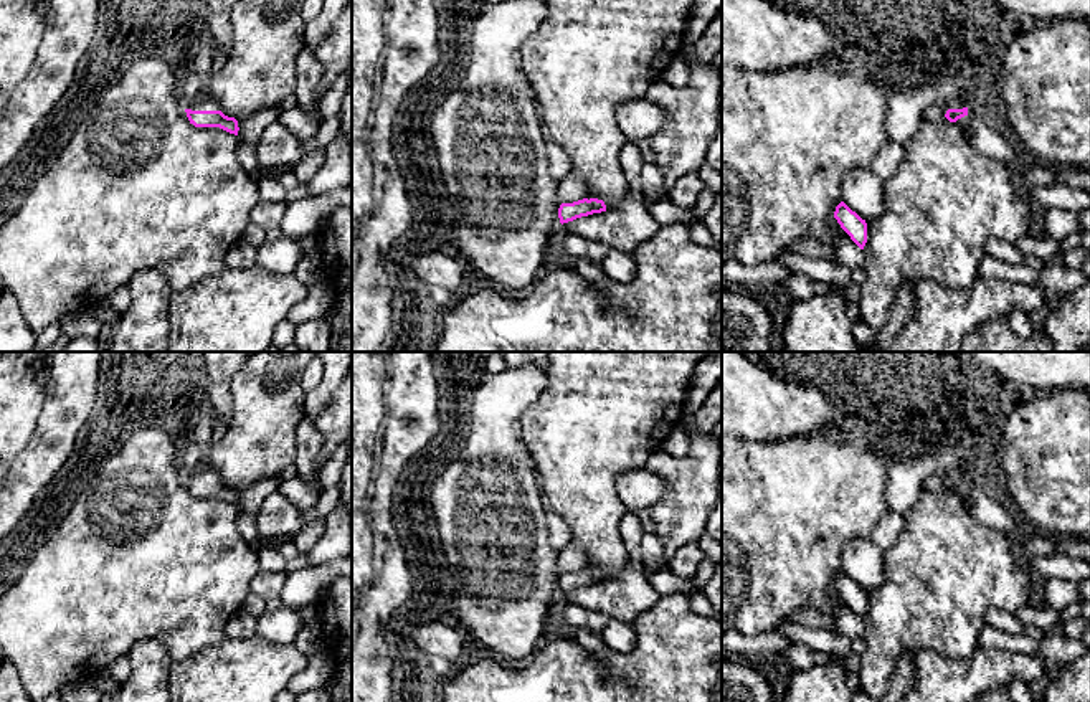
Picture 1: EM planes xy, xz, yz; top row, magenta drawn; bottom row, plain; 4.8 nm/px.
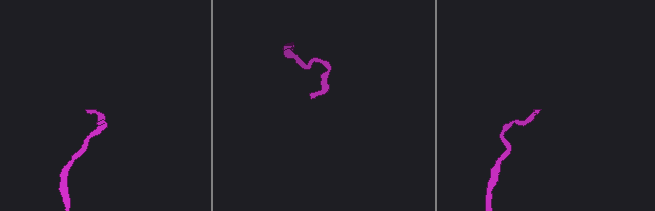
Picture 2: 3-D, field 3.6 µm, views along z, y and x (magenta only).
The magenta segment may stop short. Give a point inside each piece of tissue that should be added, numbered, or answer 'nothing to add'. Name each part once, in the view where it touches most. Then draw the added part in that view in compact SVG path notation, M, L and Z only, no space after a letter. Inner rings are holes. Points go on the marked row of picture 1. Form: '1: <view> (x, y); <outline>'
1: xy (208, 103); M208 94L201 102L190 104L188 109L192 111L221 111L216 99Z

